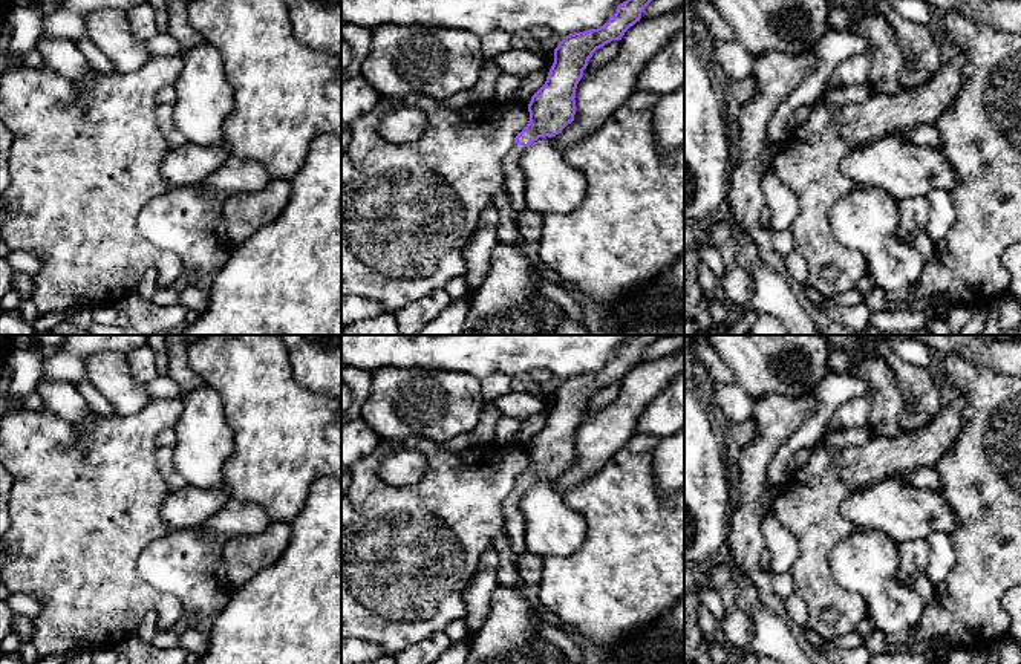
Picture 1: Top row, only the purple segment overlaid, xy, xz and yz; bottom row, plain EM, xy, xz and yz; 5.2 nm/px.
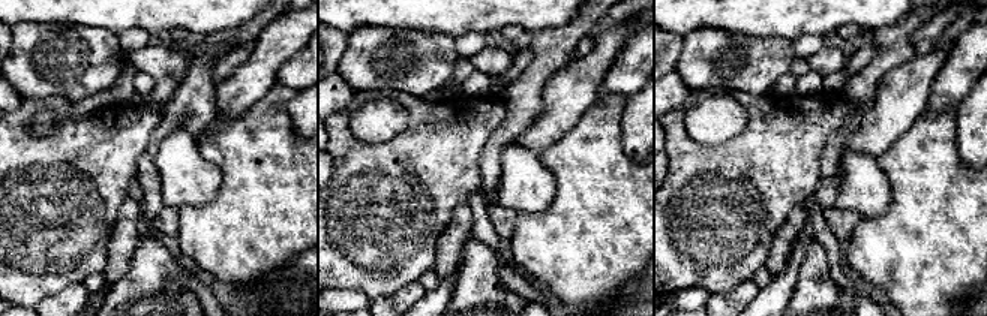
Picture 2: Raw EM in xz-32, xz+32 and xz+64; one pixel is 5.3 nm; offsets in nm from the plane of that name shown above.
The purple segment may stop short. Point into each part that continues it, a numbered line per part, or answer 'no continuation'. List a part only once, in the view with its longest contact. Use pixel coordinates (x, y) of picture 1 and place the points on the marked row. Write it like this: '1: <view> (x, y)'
1: xz (515, 182)

